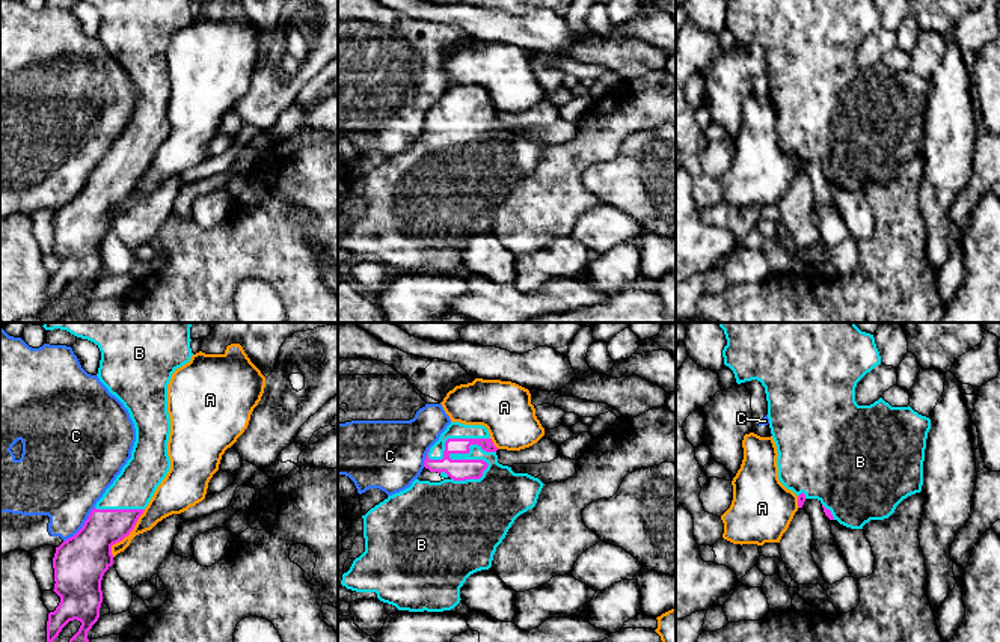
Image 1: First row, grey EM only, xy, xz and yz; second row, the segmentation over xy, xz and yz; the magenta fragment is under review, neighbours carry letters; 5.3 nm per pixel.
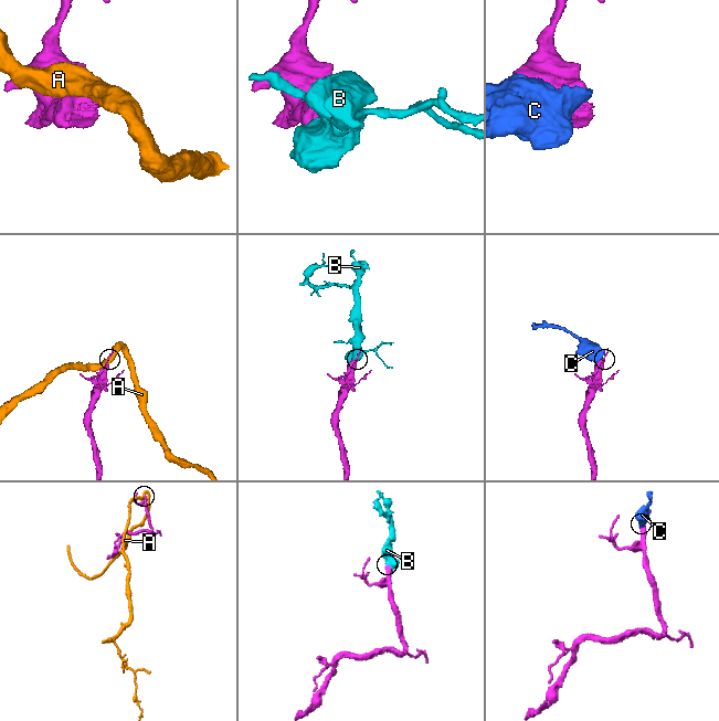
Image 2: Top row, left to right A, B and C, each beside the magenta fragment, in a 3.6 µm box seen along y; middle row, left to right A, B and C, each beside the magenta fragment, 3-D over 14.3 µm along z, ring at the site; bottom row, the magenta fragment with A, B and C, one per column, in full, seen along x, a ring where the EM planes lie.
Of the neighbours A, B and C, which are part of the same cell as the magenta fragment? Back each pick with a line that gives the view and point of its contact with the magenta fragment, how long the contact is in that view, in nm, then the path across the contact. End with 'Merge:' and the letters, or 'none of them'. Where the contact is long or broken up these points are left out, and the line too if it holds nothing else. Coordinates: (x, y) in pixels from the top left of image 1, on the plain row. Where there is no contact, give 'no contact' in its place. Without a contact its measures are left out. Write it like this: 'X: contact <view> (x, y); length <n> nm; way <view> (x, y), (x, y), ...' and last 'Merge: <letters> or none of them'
B: contact xz (465, 122); length 280 nm
Merge: B

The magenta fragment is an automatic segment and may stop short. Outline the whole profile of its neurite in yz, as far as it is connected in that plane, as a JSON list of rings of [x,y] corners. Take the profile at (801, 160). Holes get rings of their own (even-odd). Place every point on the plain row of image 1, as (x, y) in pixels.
[[[725,0],[727,8],[722,12],[724,27],[729,29],[736,41],[736,45],[757,42],[765,50],[768,63],[768,81],[772,101],[777,109],[778,142],[798,158],[798,169],[802,170],[807,161],[817,161],[822,166],[824,175],[830,182],[837,182],[840,187],[851,191],[863,191],[870,182],[888,181],[896,169],[911,157],[920,155],[923,148],[923,124],[926,101],[931,92],[931,81],[919,77],[910,68],[891,69],[882,60],[870,68],[858,68],[855,63],[857,45],[881,27],[881,18],[875,6],[875,0]]]

